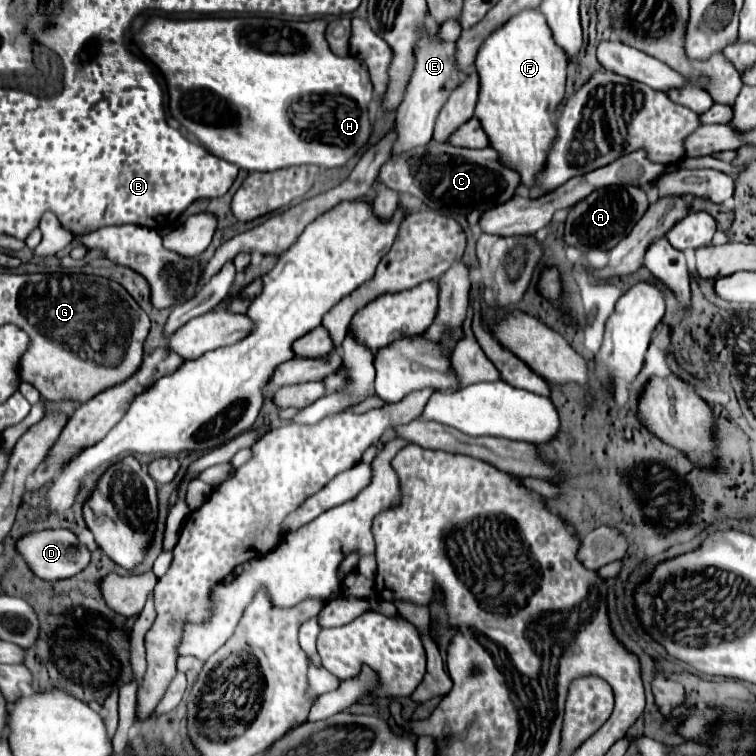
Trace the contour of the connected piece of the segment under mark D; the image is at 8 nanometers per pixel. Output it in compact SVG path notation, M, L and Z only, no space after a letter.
M54 529L54 531L40 531L30 533L18 541L20 555L28 561L30 569L48 581L54 579L68 579L78 573L82 573L90 565L90 551L84 543L78 541L78 537L68 529Z

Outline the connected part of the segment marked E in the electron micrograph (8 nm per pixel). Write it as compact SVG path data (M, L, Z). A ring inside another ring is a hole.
M426 11L424 19L422 19L422 29L424 29L424 35L418 39L416 49L414 49L414 71L412 71L412 77L410 77L406 91L404 91L404 99L402 99L398 113L396 113L398 137L396 137L396 143L392 147L392 155L402 155L414 147L424 147L430 143L434 123L436 123L440 109L446 105L452 91L466 77L466 73L460 71L458 61L456 61L456 43L444 41L438 37L440 23L432 17L430 11Z

